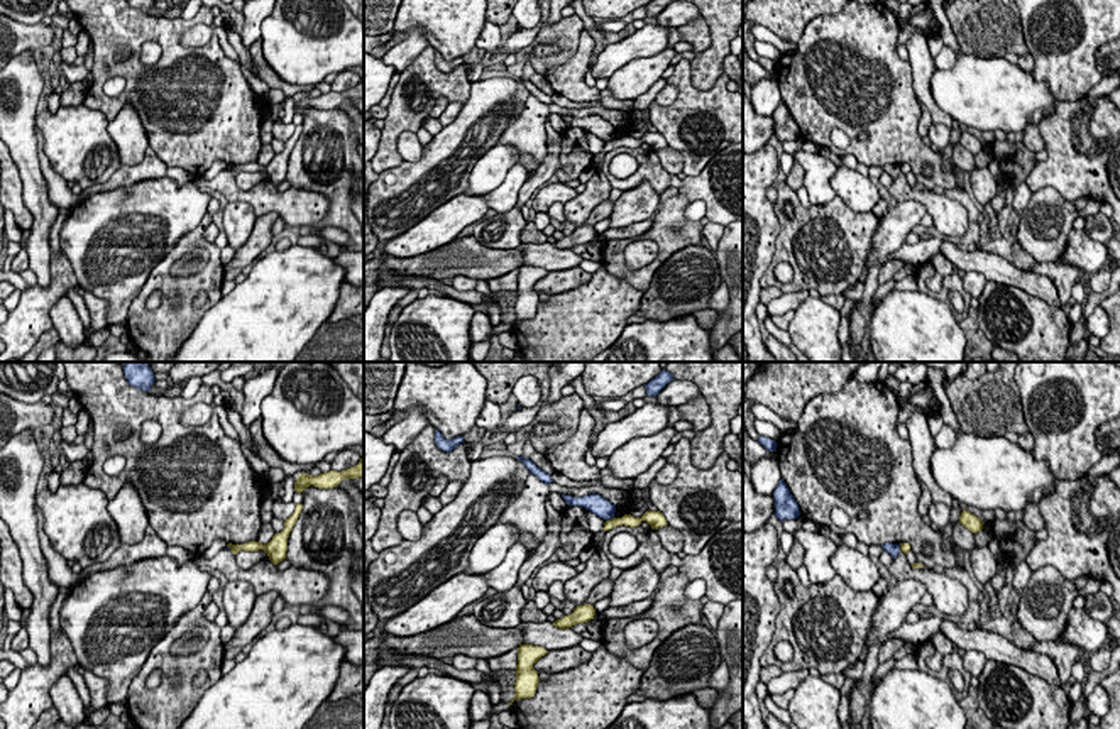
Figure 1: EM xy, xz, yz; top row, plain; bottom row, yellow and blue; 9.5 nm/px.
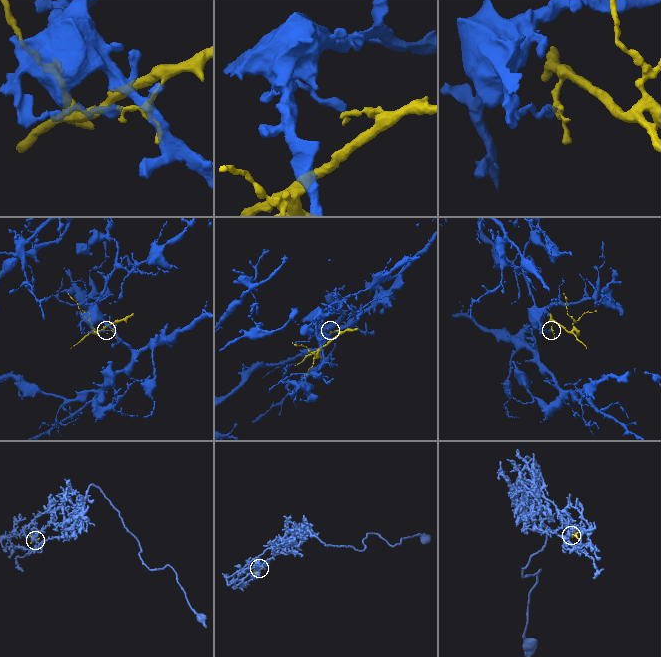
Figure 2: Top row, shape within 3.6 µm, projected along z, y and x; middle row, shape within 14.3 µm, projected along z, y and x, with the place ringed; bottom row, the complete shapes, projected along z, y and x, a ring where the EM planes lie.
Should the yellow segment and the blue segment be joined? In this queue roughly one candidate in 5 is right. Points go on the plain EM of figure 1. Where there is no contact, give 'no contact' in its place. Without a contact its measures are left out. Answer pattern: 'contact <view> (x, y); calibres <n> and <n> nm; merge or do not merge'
contact xz (609, 141); calibres 120 and 180 nm; do not merge

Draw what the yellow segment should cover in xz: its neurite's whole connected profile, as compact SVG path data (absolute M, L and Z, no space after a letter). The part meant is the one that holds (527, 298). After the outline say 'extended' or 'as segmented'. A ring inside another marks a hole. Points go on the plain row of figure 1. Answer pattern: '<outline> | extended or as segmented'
M519 266L514 320L508 326L513 326L514 321L535 318L540 298L538 293L533 289L533 286L546 274L548 272L543 267Z | as segmented

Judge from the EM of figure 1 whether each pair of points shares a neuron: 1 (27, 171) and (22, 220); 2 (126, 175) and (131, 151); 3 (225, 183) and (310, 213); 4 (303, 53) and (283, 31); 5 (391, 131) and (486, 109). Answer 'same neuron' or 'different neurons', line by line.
1: different neurons
2: different neurons
3: same neuron
4: same neuron
5: different neurons

